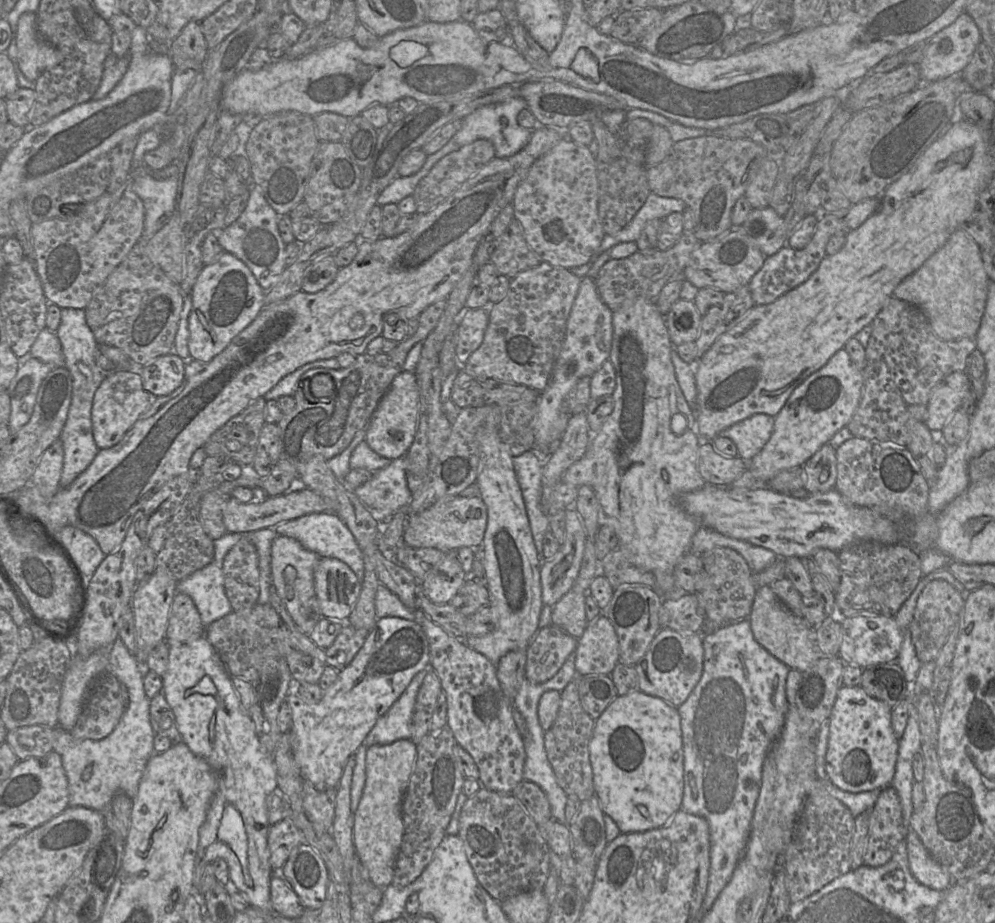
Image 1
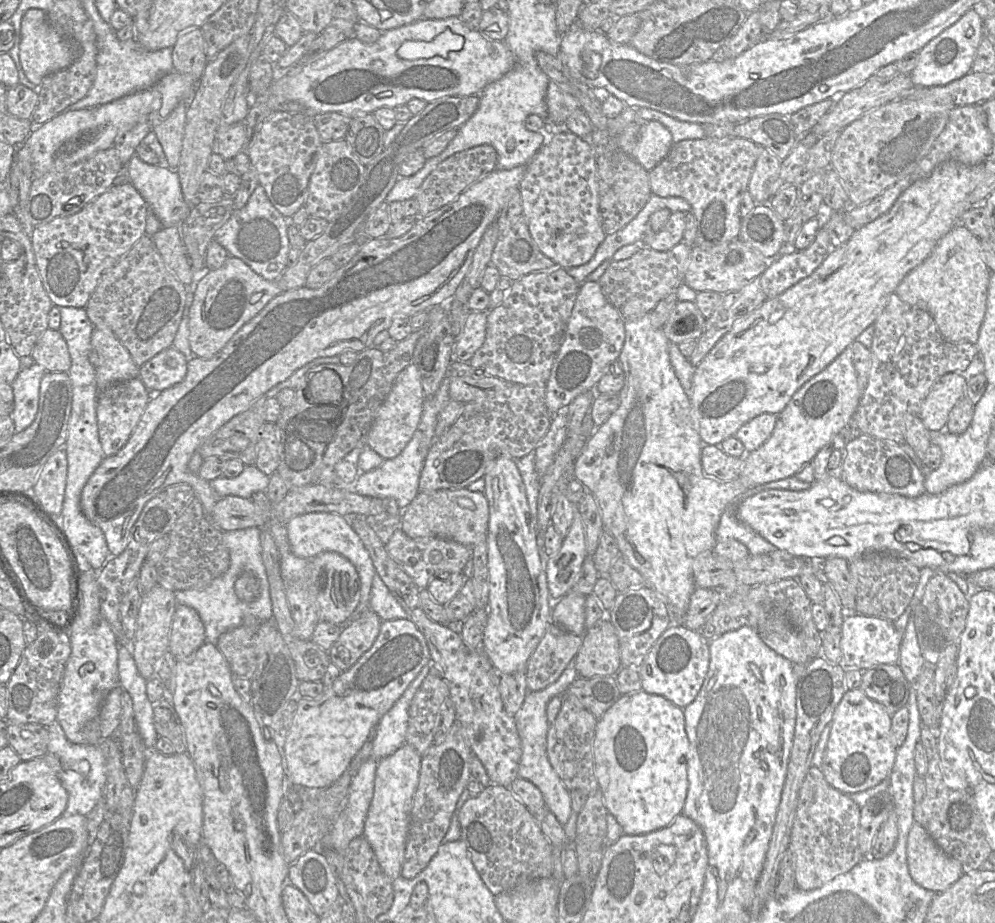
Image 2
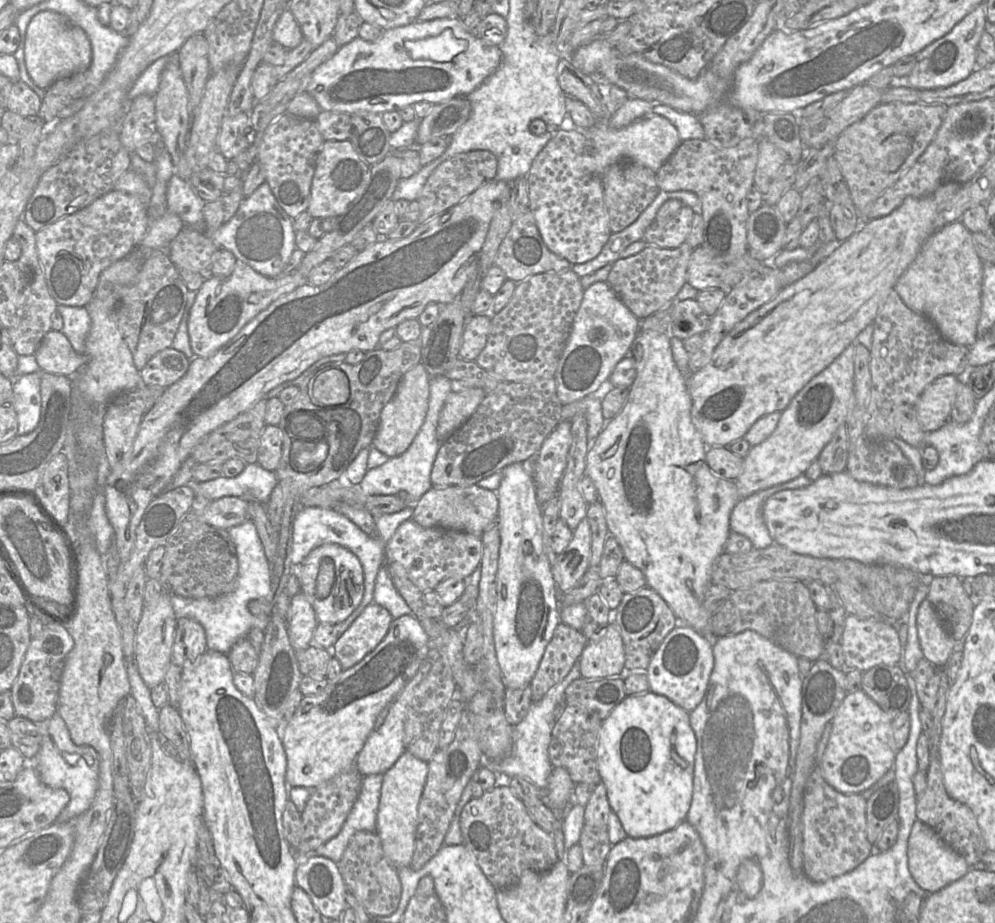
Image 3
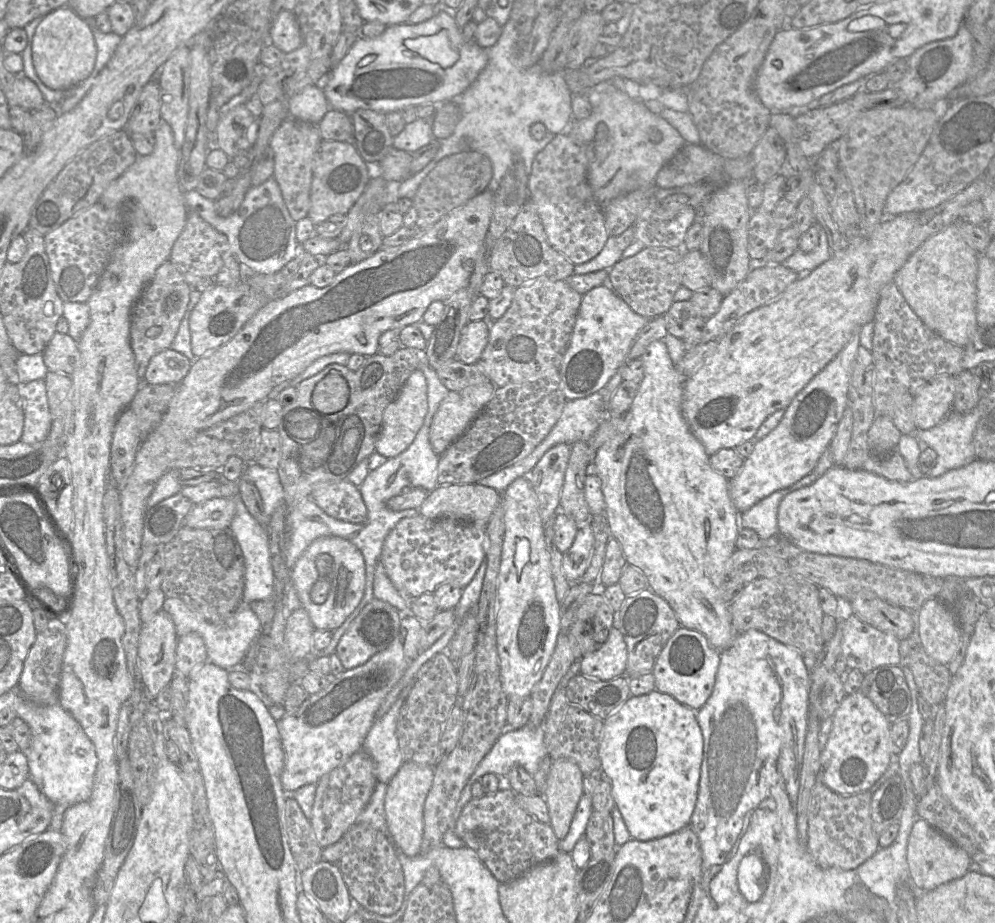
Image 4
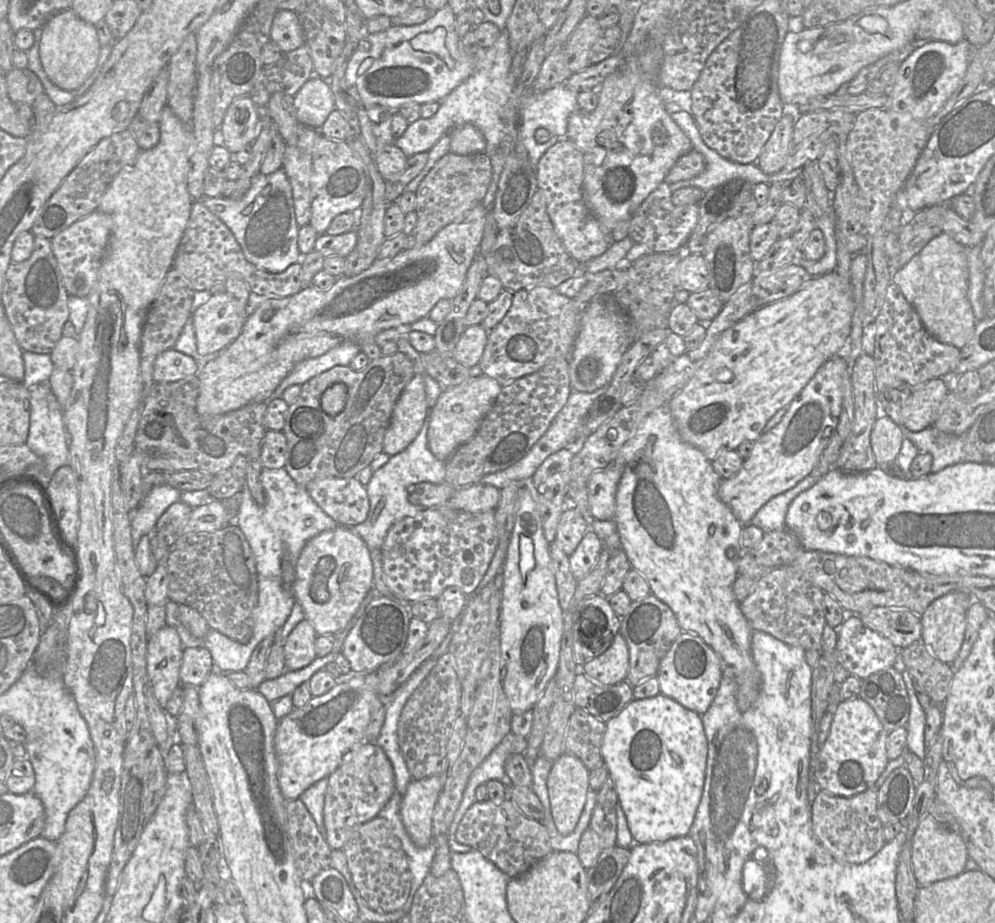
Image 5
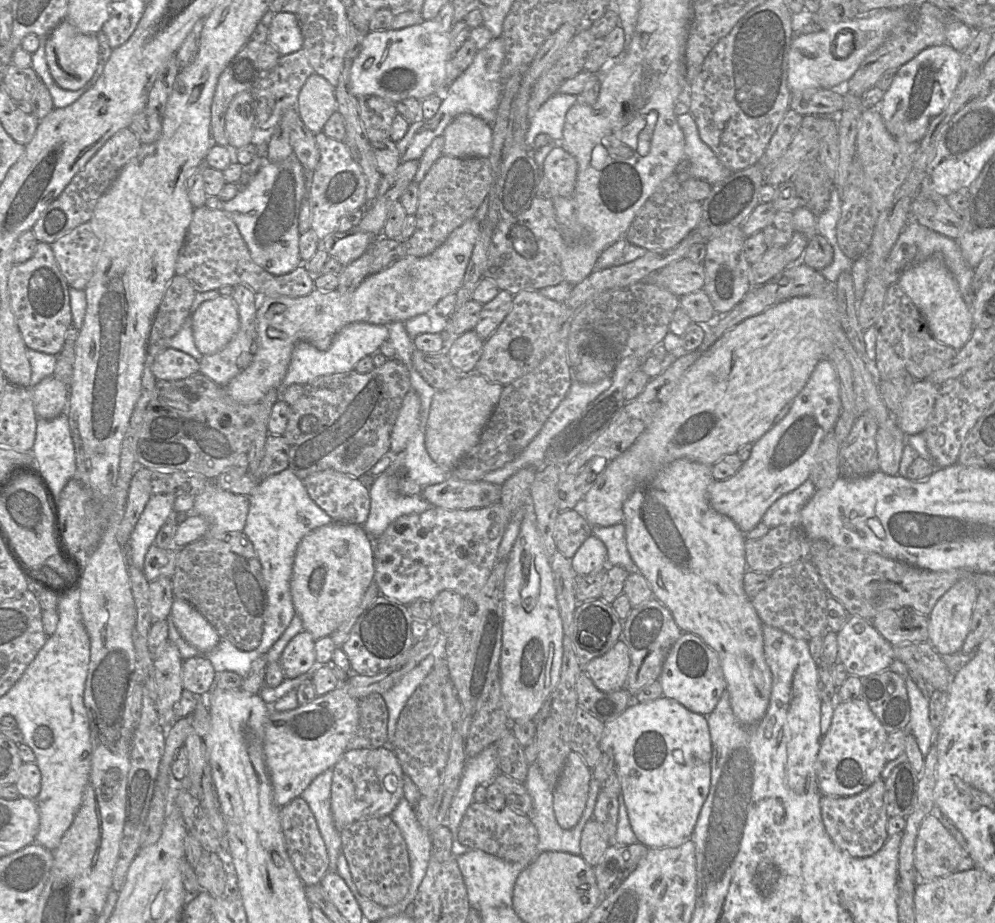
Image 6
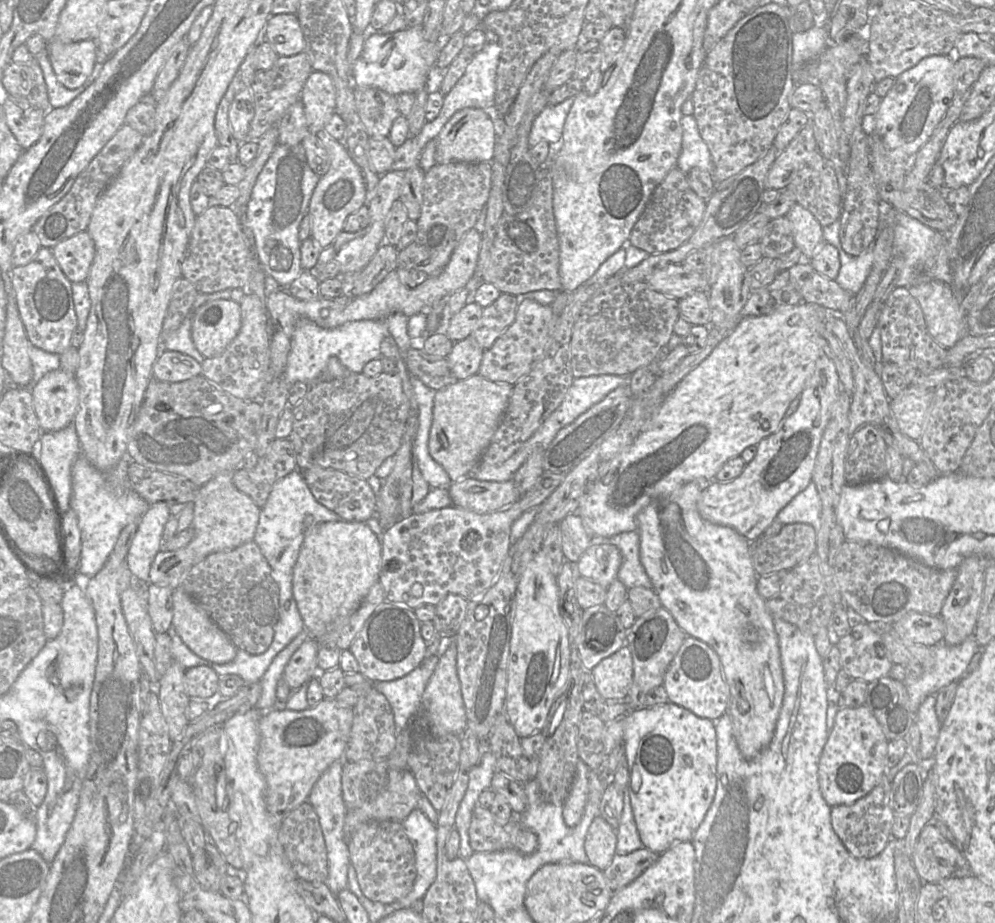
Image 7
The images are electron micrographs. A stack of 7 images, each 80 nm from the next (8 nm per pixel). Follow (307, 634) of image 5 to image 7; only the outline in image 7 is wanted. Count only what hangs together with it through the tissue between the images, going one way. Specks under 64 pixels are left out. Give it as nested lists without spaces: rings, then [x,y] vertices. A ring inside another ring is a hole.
[[[307,638],[295,651],[286,665],[283,678],[293,690],[298,690],[304,683],[320,672],[318,669],[317,652],[319,645],[314,638]]]

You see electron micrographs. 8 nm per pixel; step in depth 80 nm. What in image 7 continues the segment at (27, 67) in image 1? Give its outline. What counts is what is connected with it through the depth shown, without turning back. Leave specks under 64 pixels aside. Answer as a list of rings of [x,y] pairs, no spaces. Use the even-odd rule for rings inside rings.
[[[56,38],[47,42],[57,80],[68,89],[82,86],[97,62],[97,42],[92,39],[64,42]]]

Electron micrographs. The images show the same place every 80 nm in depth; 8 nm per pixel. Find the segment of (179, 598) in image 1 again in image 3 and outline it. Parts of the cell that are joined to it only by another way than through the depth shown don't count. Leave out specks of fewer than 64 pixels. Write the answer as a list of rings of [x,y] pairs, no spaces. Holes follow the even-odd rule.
[[[181,618],[176,622],[172,662],[183,668],[191,665],[208,650],[206,632],[195,620]]]

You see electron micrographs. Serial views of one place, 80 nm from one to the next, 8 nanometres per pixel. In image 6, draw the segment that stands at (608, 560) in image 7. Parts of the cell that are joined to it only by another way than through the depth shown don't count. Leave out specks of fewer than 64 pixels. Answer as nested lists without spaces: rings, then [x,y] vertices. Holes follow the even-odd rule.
[[[591,534],[571,558],[571,565],[577,575],[589,574],[606,568],[607,549],[604,543]]]

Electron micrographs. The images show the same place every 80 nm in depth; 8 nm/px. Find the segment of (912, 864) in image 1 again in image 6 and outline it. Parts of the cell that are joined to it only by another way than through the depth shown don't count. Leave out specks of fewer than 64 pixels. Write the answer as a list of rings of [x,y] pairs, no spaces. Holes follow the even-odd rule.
[[[931,814],[922,821],[914,851],[914,869],[921,881],[945,877],[956,872],[959,862],[966,856],[954,836]]]

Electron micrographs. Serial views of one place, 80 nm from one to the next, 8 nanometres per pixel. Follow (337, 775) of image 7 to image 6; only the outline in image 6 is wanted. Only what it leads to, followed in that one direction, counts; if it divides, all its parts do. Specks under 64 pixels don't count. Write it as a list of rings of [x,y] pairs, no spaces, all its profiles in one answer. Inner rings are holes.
[[[329,768],[310,783],[301,798],[309,805],[325,842],[329,871],[336,871],[338,857],[342,854],[342,839],[331,811],[332,778],[333,768]]]

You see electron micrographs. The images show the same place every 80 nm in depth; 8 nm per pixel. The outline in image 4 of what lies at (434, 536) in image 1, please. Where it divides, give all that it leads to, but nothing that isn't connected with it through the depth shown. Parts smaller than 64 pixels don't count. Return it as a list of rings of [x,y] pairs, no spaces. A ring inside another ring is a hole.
[[[481,483],[438,485],[429,492],[419,514],[430,519],[452,517],[487,524],[500,503],[501,493]]]

